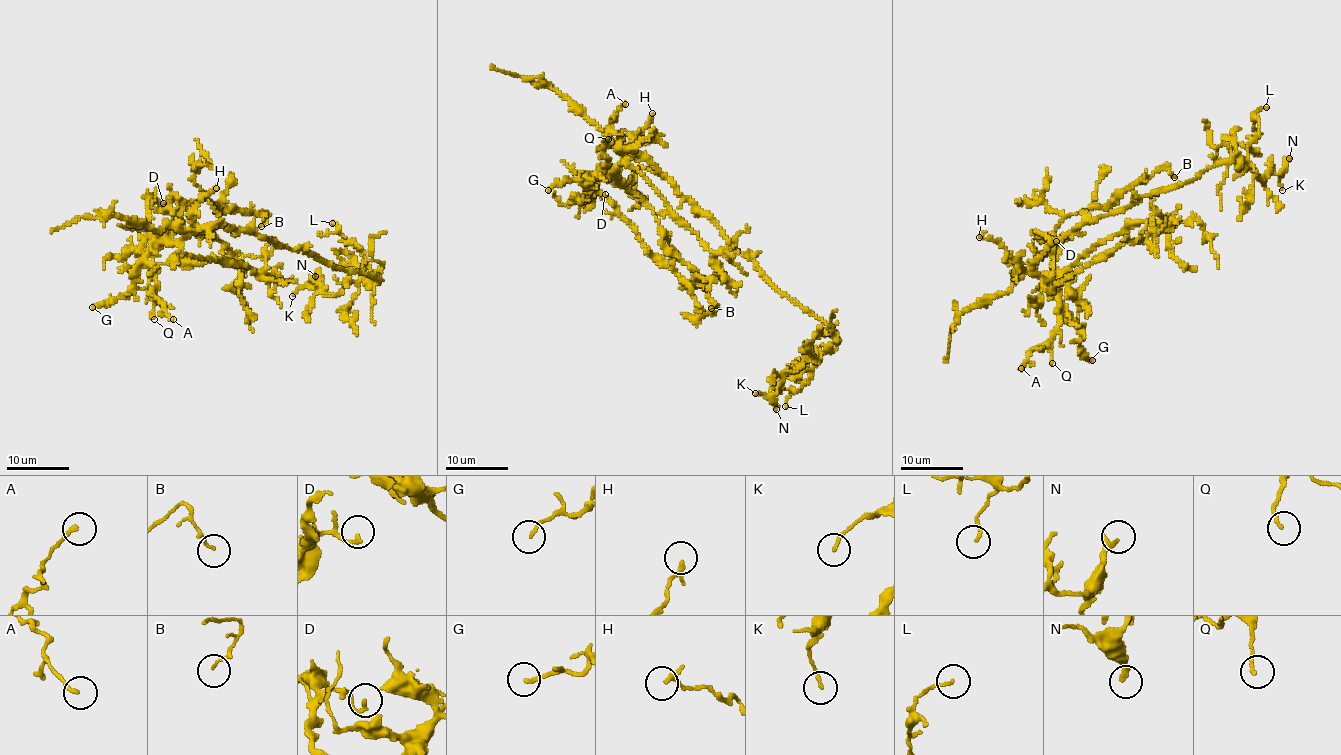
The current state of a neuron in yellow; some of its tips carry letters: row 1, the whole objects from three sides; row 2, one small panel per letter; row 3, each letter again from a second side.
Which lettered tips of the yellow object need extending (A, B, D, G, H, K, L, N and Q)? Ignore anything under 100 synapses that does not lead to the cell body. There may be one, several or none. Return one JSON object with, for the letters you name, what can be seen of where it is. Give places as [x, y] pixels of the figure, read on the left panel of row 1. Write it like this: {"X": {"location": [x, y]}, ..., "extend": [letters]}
{"extend": []}

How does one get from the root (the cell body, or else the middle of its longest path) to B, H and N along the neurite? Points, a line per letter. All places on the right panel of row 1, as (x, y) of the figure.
B: (1060, 237), (1035, 264), (1045, 281), (1052, 275), (1052, 234), (1065, 217), (1109, 205), (1162, 165), (1174, 177)
H: (1060, 237), (1051, 242), (1028, 268), (1009, 259), (999, 240), (979, 237)
N: (1060, 237), (1228, 163), (1238, 153), (1262, 181), (1281, 172), (1289, 158)

